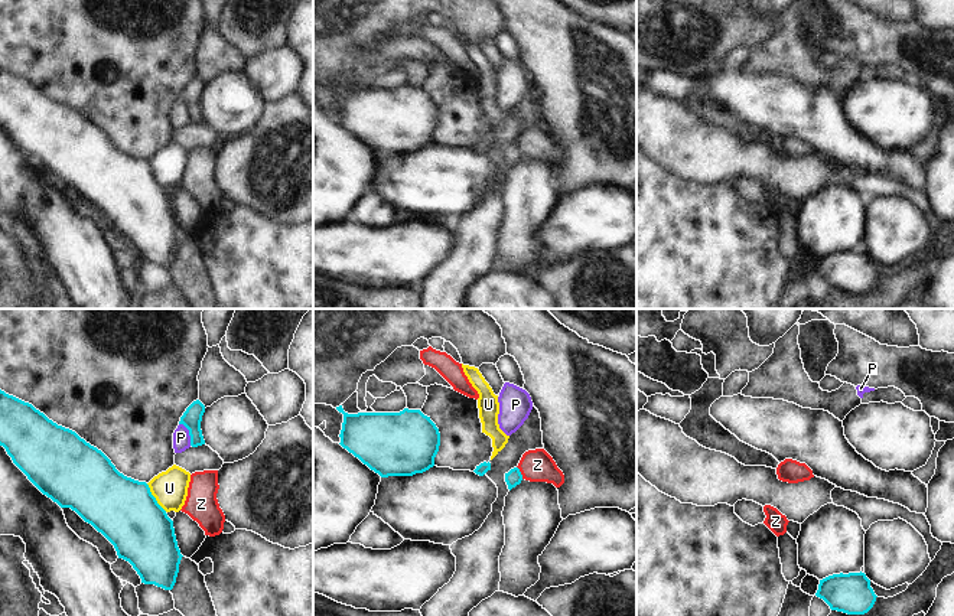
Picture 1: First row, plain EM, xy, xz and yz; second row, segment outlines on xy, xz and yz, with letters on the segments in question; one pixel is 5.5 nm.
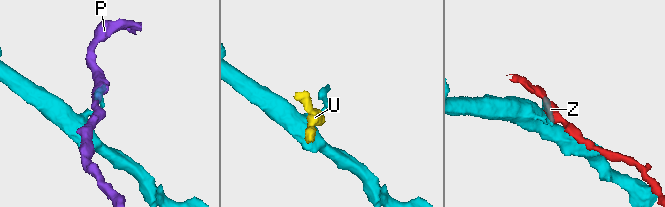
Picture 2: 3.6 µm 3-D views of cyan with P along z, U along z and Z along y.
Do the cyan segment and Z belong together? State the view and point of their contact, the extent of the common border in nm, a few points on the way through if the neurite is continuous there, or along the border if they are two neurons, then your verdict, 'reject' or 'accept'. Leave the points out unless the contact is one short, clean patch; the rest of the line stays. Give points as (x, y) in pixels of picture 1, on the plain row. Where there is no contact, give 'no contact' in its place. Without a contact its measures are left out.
xz (520, 149) | 80 nm | along xz (517, 143), (523, 155) | reject

